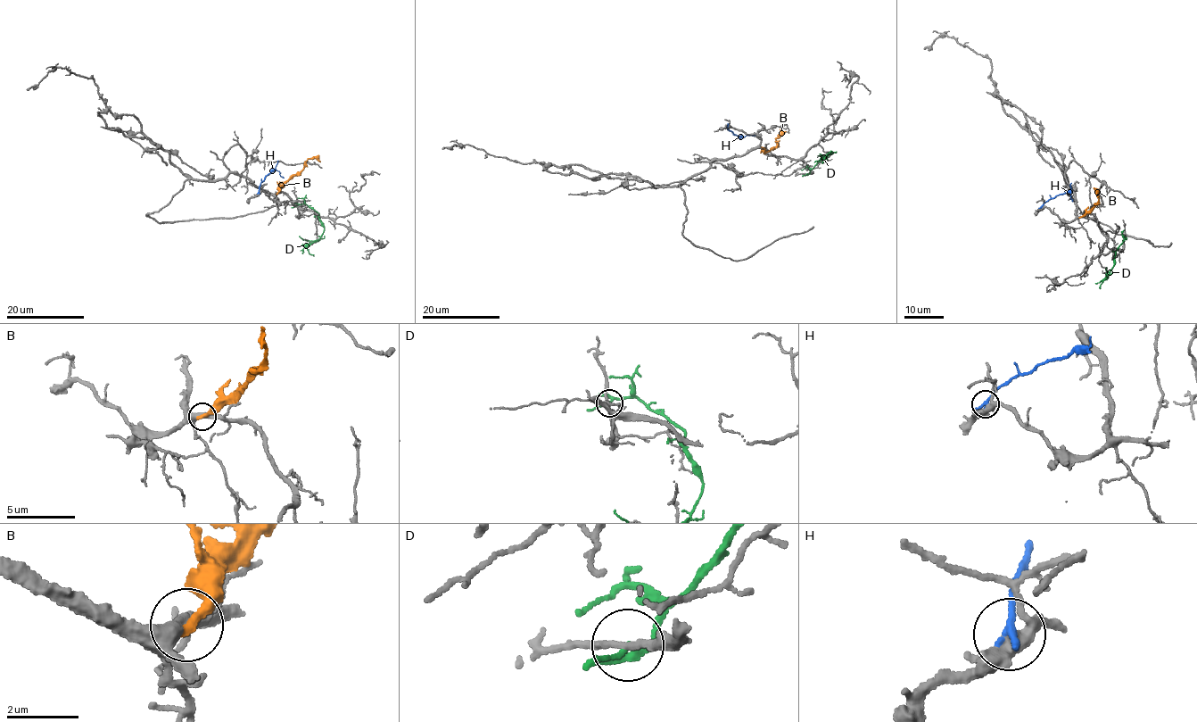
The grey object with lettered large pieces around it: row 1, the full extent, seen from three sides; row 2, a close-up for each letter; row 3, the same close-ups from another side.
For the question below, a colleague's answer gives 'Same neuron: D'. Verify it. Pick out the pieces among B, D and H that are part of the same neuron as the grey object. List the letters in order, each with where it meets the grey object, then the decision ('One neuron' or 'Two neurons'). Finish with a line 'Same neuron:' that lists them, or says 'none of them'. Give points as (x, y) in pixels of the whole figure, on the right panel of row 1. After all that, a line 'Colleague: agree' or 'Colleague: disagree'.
B: Touches grey at (1080, 217). Two neurons
D: Touches grey at (1124, 239). Two neurons
H: Touches grey at (1041, 207). Two neurons
Same neuron: none of them
Colleague: disagree

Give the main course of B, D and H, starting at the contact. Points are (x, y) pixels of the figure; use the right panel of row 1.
B: (1080, 217), (1099, 203), (1096, 189), (1093, 187)
D: (1125, 240), (1116, 251), (1114, 266), (1107, 277), (1095, 282)
H: (1041, 206), (1065, 192), (1070, 192), (1072, 201)

